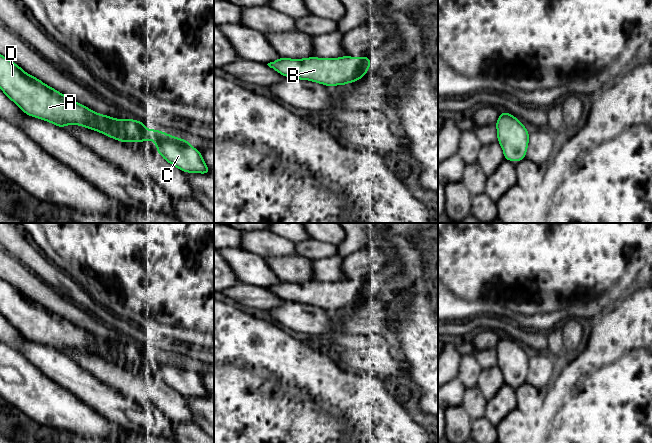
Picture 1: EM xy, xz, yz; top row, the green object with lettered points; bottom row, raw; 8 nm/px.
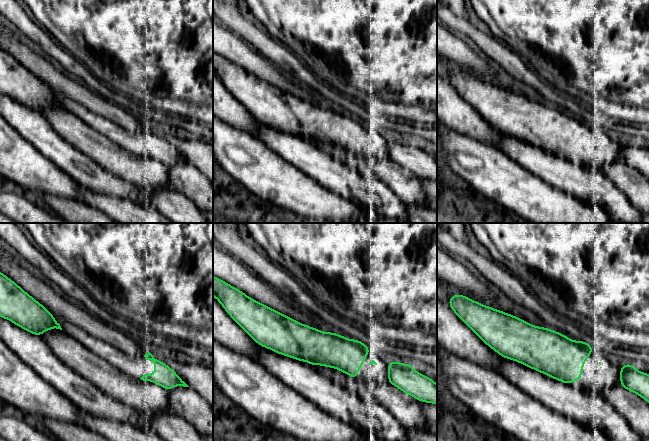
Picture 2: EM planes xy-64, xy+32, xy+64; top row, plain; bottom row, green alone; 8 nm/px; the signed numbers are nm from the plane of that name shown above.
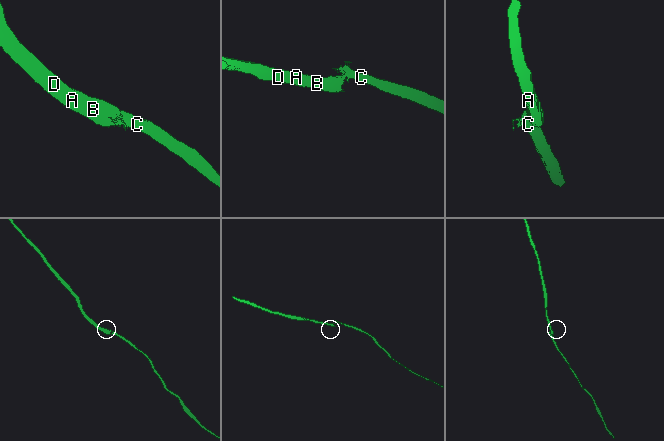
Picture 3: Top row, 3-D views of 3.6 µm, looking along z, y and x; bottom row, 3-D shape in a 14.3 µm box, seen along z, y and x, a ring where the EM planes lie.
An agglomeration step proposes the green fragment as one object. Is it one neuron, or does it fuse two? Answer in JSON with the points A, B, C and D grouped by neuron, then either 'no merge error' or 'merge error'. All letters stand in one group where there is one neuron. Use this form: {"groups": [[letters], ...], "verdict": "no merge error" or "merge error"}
{"groups": [["A", "B", "D"], ["C"]], "verdict": "merge error"}

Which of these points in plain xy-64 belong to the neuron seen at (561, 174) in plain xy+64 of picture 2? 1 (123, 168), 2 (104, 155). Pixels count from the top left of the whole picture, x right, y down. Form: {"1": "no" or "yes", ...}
{"1": "no", "2": "no"}

